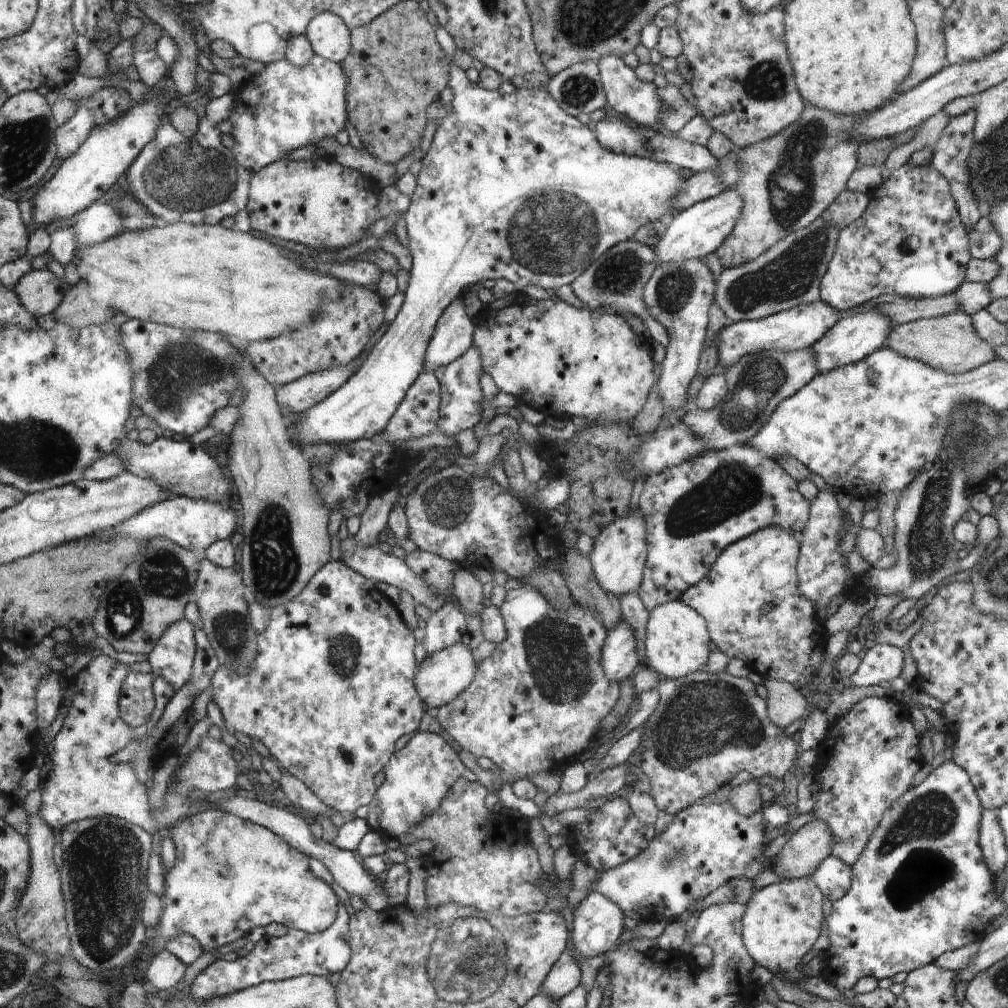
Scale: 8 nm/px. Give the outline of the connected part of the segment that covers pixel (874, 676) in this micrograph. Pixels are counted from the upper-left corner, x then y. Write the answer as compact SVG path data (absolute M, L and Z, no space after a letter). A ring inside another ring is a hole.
M876 643L862 654L861 663L848 681L852 686L872 686L891 682L903 669L905 652L898 647Z

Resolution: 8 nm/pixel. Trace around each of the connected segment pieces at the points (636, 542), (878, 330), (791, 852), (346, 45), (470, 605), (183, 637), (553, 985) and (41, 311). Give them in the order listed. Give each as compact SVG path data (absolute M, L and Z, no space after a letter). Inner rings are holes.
M634 509L618 518L595 538L589 554L593 575L605 591L619 596L637 591L642 582L642 570L648 563L648 527L640 509Z
M872 310L852 313L850 316L841 318L820 341L811 346L816 352L817 366L820 370L818 373L829 373L838 367L844 368L856 364L876 352L886 342L892 332L892 326L894 326L892 320Z
M815 819L804 824L797 832L793 832L790 839L784 844L784 847L772 859L776 872L787 880L802 879L814 874L826 857L831 855L833 836L828 825L821 820Z
M324 11L309 22L305 35L319 57L341 63L352 52L352 32L338 15Z
M469 567L458 568L454 573L454 594L458 604L470 614L481 614L485 606L482 603L482 583L476 579Z
M184 617L165 630L146 660L153 678L167 682L176 694L190 680L195 654L195 627Z
M566 951L561 954L560 960L550 969L541 988L551 997L559 999L581 984L580 977L581 973L578 963L571 953Z
M35 269L15 286L14 290L22 306L34 316L56 314L71 289L66 279L60 279L52 270Z

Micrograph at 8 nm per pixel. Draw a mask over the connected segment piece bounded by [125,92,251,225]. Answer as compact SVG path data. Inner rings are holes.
M234 92L213 98L205 108L205 116L202 116L199 120L197 132L191 137L177 131L169 121L168 113L165 113L156 137L141 150L140 156L126 172L125 190L139 203L142 203L142 206L145 206L151 215L165 220L167 224L184 221L195 225L215 225L222 218L234 216L242 208L246 208L248 184L251 184L250 174L248 174L246 168L238 164L234 154L222 144L220 130L218 130L218 124L222 120L231 118L234 105L236 105L236 94Z

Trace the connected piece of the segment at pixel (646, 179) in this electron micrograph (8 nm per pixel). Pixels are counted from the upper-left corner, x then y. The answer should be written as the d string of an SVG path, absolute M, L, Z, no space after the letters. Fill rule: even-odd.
M438 27L437 41L449 60L449 87L453 92L451 100L453 110L452 114L447 114L441 124L438 125L431 145L421 160L422 169L417 176L417 189L409 196L411 203L404 213L406 228L409 233L408 249L413 263L402 306L399 308L398 314L390 324L389 329L378 340L370 354L362 359L349 380L336 392L329 394L325 401L307 409L302 414L300 421L290 426L297 430L295 438L300 446L304 443L314 443L315 445L326 443L346 444L358 439L369 439L375 434L384 432L386 425L392 420L393 414L397 412L398 406L405 400L405 394L412 388L413 382L426 370L426 353L428 353L429 342L432 340L434 332L436 332L437 322L440 320L441 314L445 312L446 308L454 300L460 298L474 284L483 283L486 280L506 279L513 282L520 290L532 284L532 286L540 286L546 288L546 290L552 288L552 290L556 291L560 286L570 284L580 277L597 258L608 252L614 245L617 245L620 241L632 240L634 233L640 226L644 226L648 222L656 222L656 220L666 222L679 213L675 209L675 198L678 190L681 189L681 184L686 180L680 171L673 170L668 163L661 163L656 159L616 154L614 151L609 151L597 141L597 134L592 132L588 125L580 124L574 115L562 110L561 105L549 91L544 89L516 89L516 92L506 94L501 93L499 90L488 90L478 83L471 83L466 77L466 71L460 68L453 59L457 46L455 40L445 28Z

